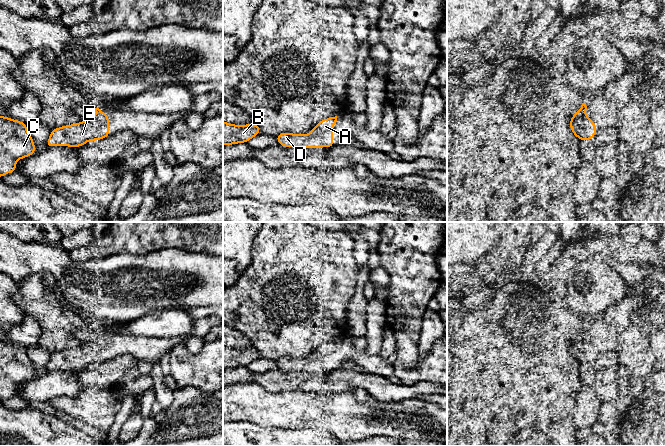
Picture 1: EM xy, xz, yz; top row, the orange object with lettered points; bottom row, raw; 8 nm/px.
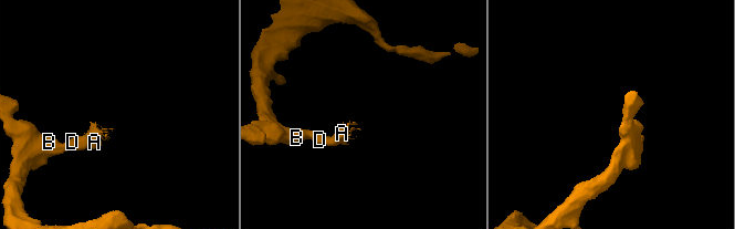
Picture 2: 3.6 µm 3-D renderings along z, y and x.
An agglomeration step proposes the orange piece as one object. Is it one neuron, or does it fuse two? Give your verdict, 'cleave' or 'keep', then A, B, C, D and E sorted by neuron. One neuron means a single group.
keep; groups A B C D E

